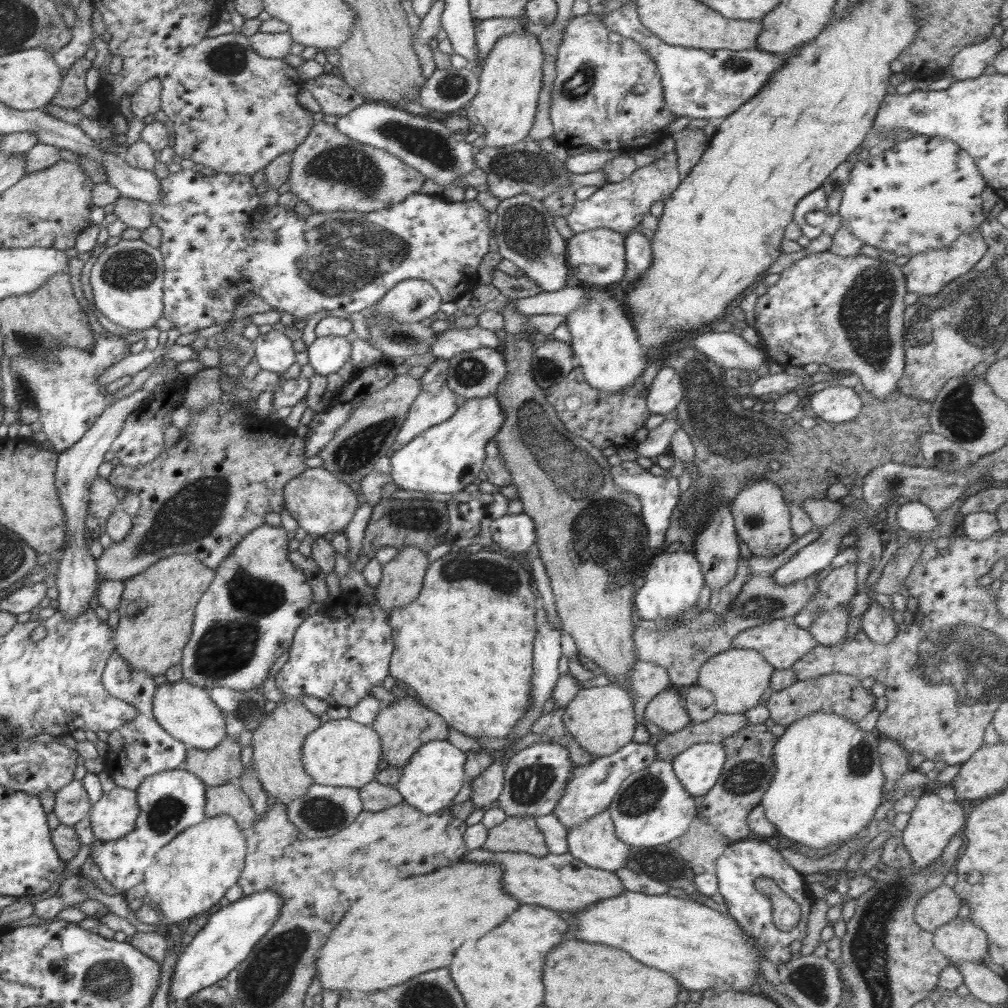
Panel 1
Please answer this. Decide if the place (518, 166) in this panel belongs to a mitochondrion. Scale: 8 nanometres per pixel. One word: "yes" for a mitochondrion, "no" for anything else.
yes

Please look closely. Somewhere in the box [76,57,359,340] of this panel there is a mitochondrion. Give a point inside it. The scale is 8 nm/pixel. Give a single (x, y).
(130, 269)

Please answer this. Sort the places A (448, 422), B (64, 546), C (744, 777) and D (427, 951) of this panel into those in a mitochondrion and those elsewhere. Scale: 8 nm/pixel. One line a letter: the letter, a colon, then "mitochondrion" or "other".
A: other
B: other
C: mitochondrion
D: other

